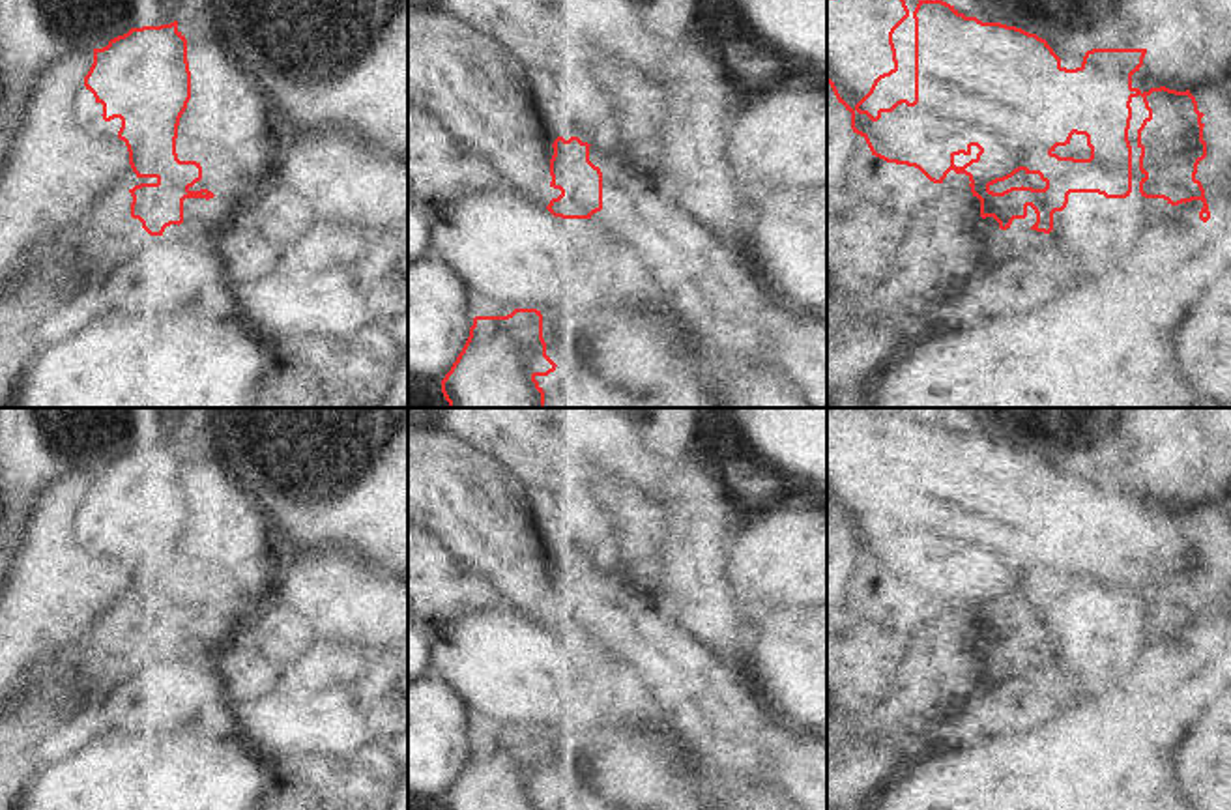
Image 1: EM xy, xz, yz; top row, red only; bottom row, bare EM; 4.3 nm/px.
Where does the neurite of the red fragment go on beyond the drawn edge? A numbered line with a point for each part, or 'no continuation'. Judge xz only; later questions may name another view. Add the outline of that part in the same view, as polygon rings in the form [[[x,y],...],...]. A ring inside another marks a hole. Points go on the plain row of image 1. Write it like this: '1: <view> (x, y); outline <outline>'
no continuation

